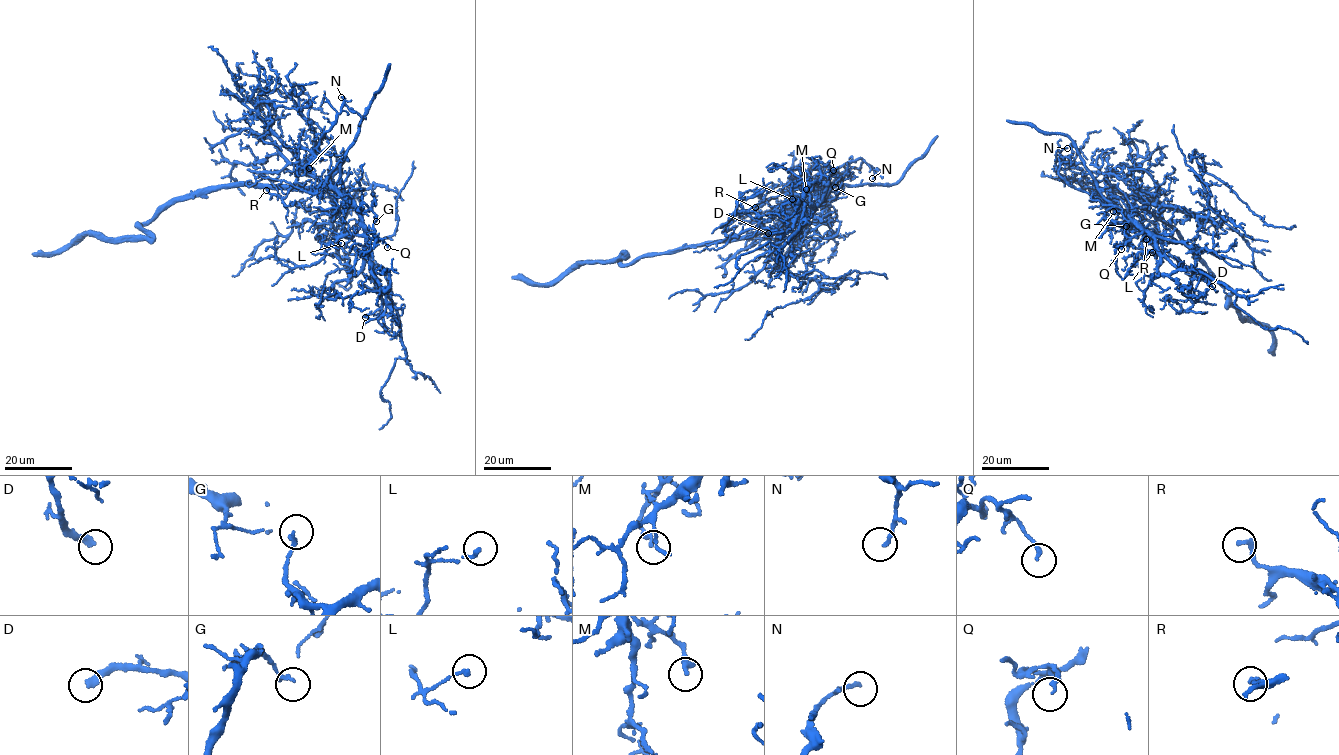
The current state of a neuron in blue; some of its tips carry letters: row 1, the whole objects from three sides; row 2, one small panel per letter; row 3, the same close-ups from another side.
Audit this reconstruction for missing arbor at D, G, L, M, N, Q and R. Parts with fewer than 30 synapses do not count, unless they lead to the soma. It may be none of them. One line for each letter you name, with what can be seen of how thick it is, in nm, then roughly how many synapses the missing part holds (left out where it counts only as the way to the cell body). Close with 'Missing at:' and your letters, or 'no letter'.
D: 260 nm | 30 syn
Missing at: D

